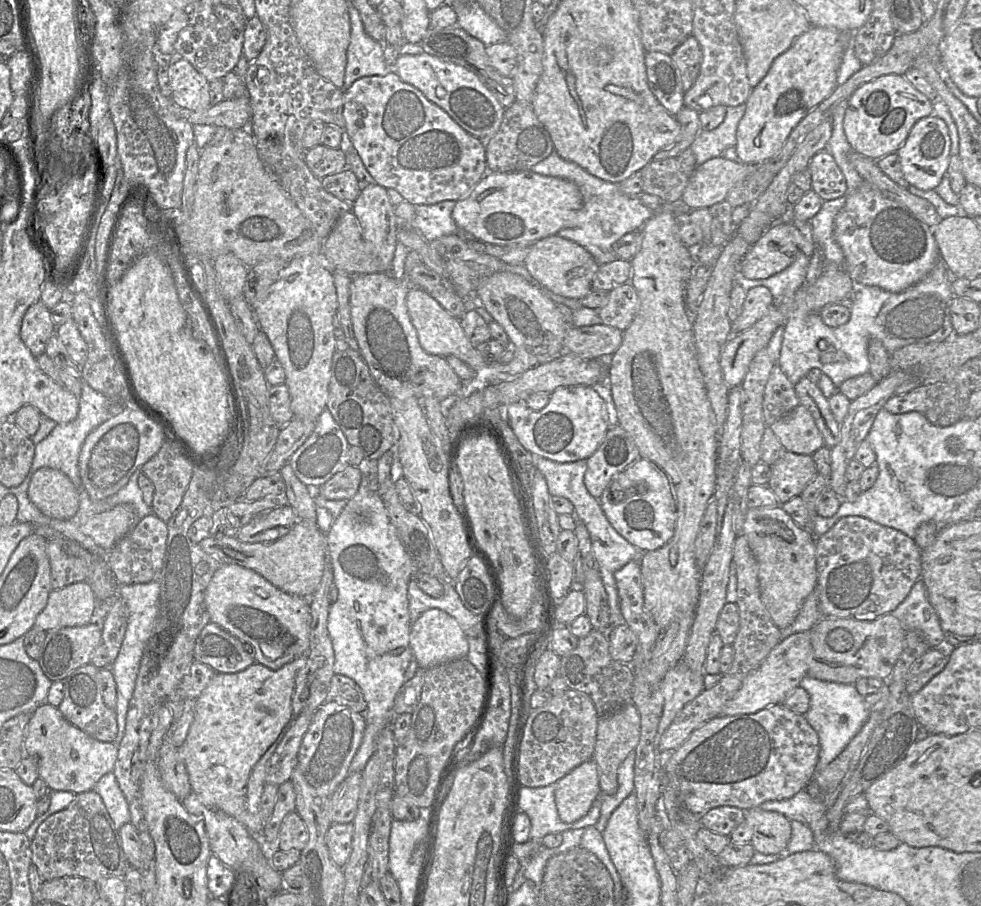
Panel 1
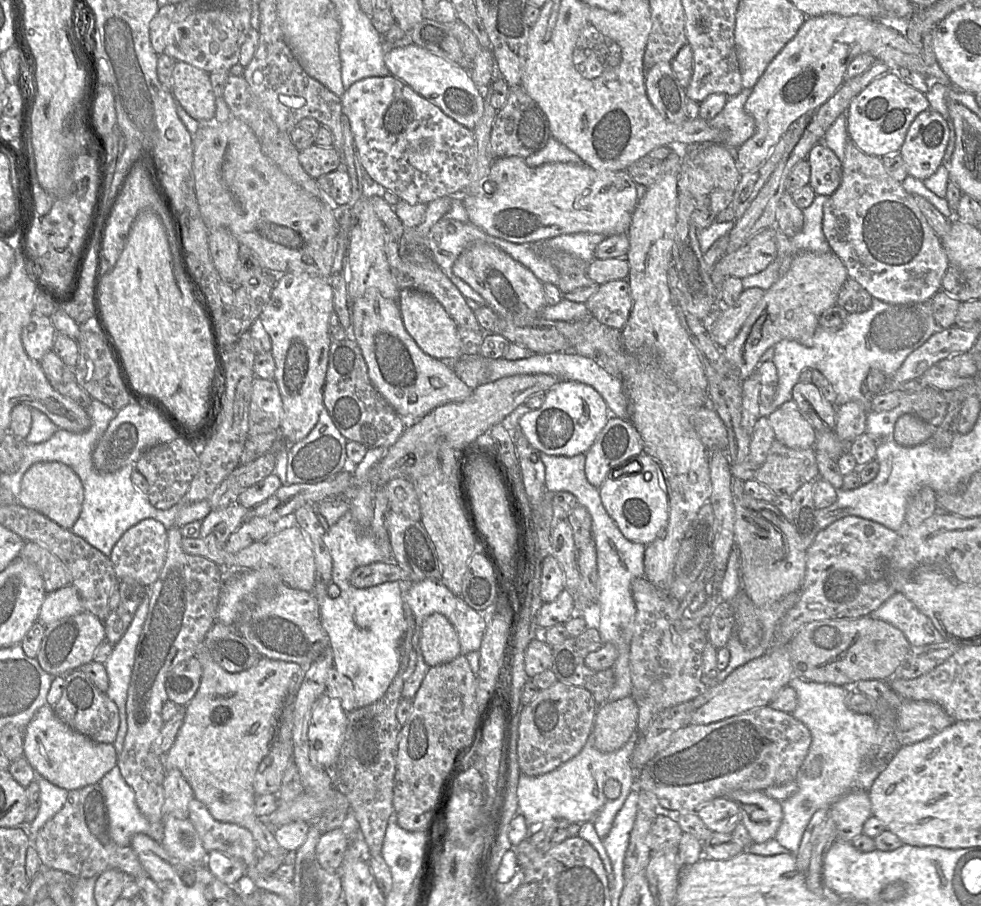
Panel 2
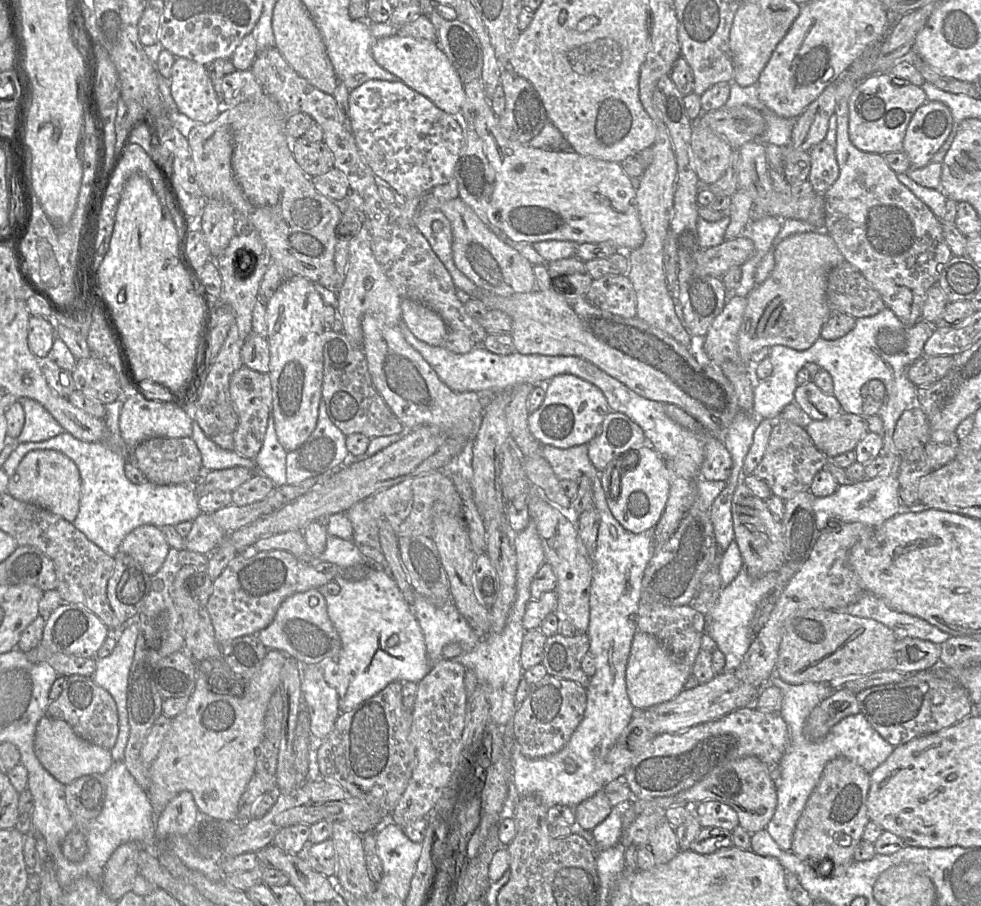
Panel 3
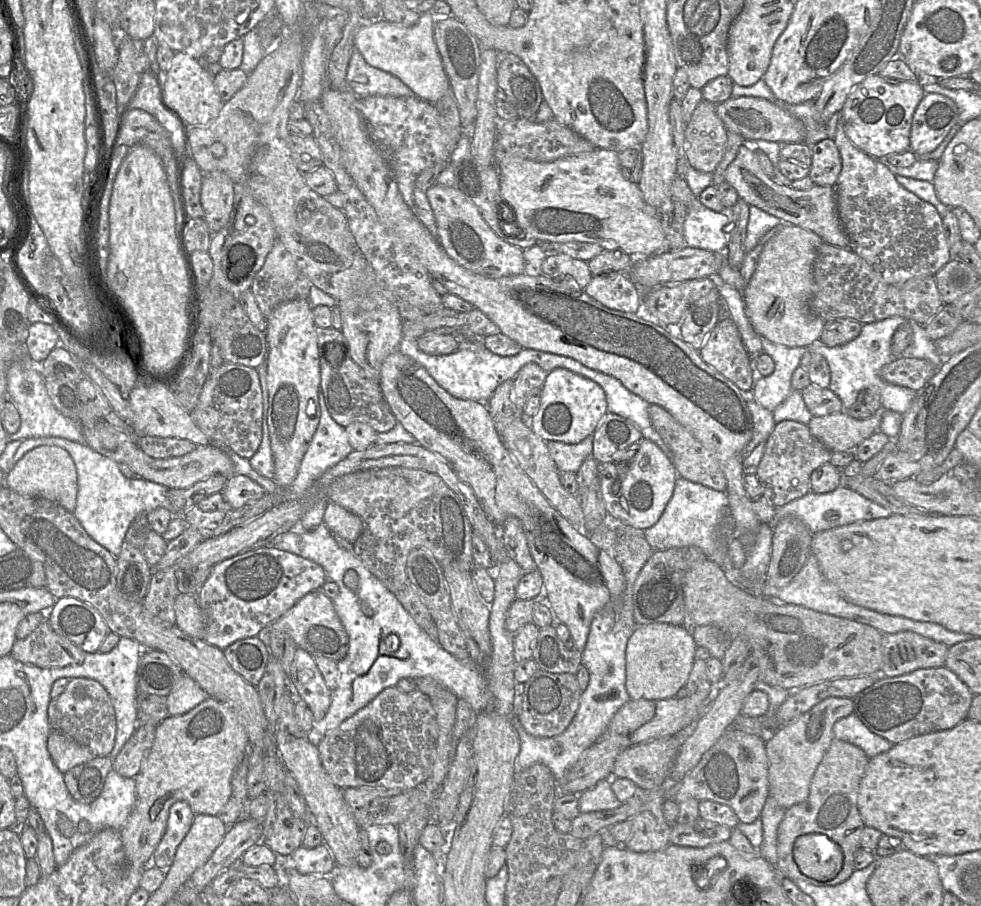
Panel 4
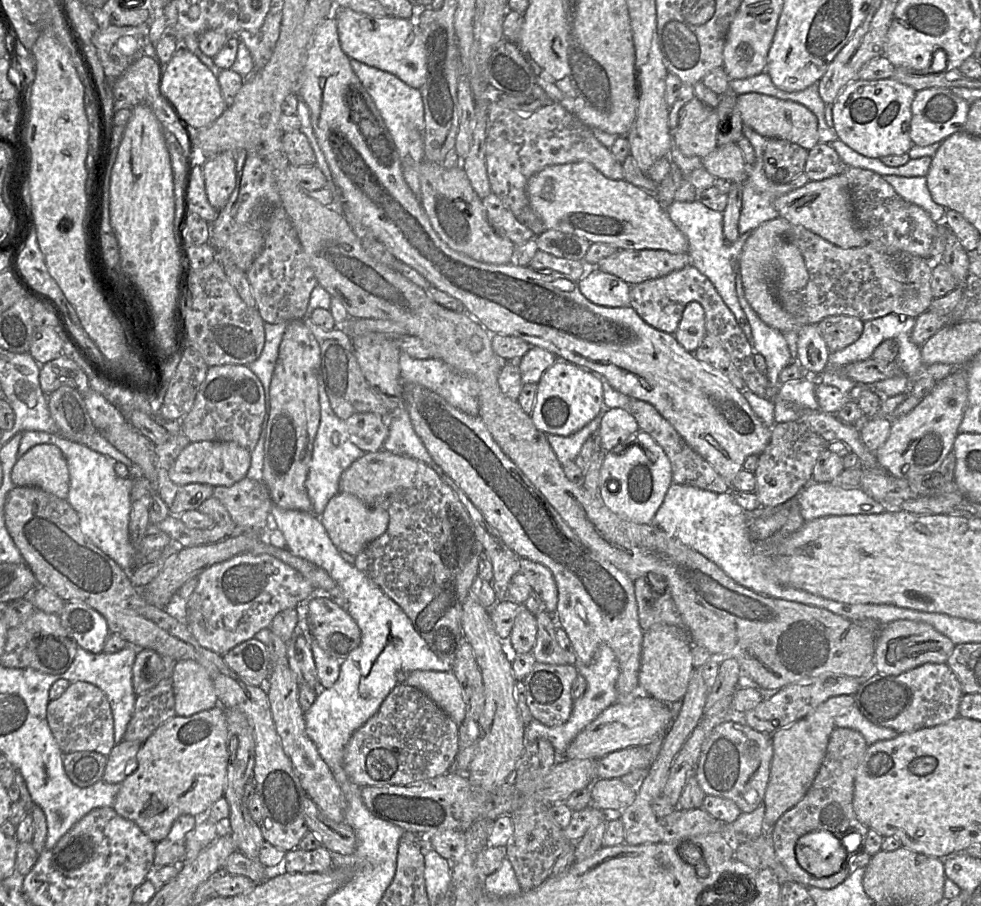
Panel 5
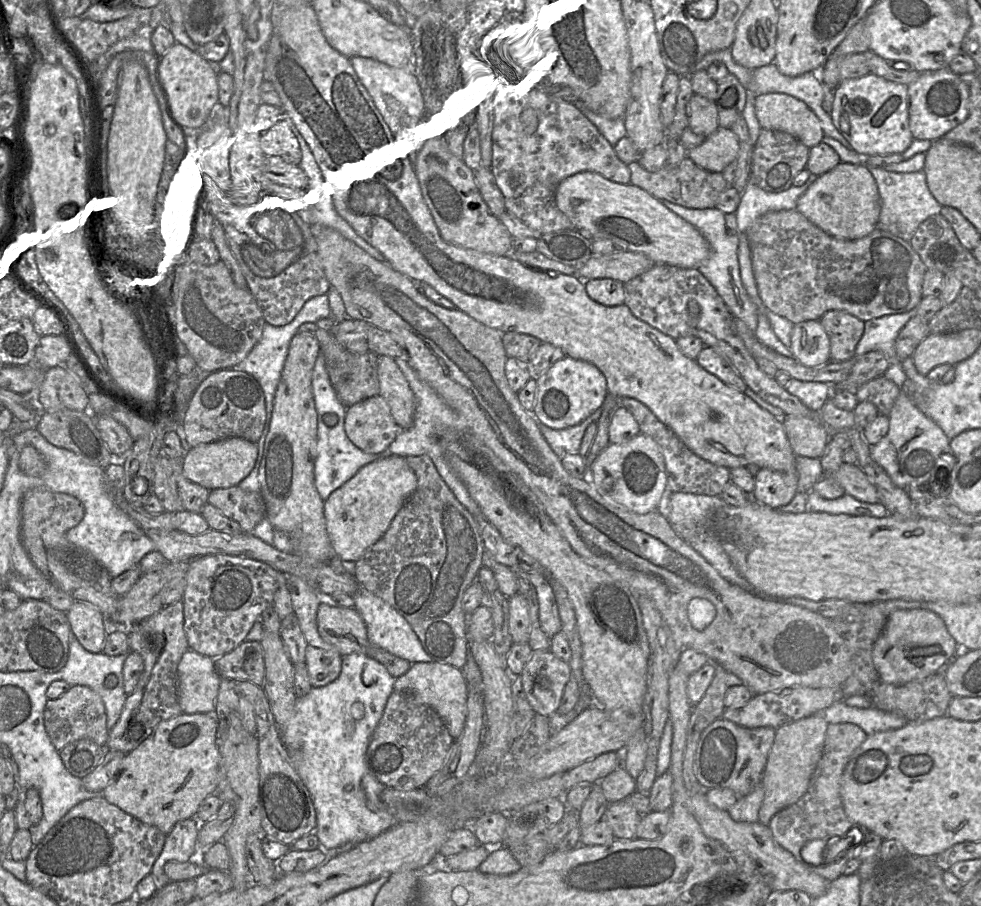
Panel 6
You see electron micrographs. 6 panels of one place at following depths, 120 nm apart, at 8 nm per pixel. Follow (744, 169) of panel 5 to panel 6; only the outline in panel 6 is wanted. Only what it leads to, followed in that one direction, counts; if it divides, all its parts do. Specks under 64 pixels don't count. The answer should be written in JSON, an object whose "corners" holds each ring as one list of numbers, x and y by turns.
{"corners":[[719,127,714,133,705,138,698,146,687,151,687,157,701,168,711,172,722,172,731,162,736,161,740,148,740,141,730,128]]}

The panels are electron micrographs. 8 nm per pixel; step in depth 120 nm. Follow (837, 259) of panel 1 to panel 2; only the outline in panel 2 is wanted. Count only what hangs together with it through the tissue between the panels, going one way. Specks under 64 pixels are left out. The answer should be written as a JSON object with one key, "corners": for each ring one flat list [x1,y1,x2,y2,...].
{"corners":[[816,194,815,199,805,209,801,209,804,215,802,230,789,238,790,255,784,257,779,269,780,278,788,271,792,258,802,251,817,253,831,252,832,249,823,232,824,204,828,196]]}

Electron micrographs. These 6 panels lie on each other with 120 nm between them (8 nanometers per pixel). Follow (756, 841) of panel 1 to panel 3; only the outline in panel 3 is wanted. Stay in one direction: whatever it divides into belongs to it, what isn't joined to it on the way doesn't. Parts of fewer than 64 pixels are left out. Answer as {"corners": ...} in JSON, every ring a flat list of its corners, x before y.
{"corners":[[754,756,724,763,692,787,668,797,651,800,633,799,631,805,636,815,665,812,677,805,692,807,704,800,715,800,729,805,738,815,739,825,749,834,766,829,777,806,777,793,770,775,770,767]]}

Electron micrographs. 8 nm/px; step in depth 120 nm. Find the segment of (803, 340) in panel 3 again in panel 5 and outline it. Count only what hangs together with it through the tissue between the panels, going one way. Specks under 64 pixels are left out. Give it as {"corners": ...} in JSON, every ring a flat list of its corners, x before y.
{"corners":[[781,216,763,222,749,235,740,254,740,273,748,303,765,324,782,333,798,331,804,325,798,324,777,301,774,294,775,284,779,283,785,290,801,290,809,281,809,273,800,250,785,238,791,226]]}

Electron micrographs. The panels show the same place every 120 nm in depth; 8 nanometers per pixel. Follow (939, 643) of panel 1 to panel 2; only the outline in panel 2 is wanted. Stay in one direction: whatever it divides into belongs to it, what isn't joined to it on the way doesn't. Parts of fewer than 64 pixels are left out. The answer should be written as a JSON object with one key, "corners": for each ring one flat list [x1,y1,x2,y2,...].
{"corners":[[895,593,869,616,898,628,911,647,924,647,945,641,932,621,902,593]]}

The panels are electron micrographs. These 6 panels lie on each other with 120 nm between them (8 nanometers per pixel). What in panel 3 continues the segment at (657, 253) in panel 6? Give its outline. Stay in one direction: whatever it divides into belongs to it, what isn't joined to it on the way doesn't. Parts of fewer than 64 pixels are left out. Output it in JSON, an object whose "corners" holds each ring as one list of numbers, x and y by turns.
{"corners":[[481,78,464,85,466,99,460,120,472,128,483,142,487,159,494,170,495,182,490,199,489,220,514,242,536,243,545,240,568,240,578,244,611,242,621,251,640,247,645,234,636,207,636,191,621,164,585,156,572,149,534,148,506,138,499,126,499,116,485,98]]}

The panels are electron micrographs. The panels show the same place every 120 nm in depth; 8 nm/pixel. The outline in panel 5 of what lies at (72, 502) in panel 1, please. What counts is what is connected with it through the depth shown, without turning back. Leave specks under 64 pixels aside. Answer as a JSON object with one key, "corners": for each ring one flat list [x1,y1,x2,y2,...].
{"corners":[[52,444,30,448,14,465,11,474,15,486,38,487,67,500,69,470,63,452]]}

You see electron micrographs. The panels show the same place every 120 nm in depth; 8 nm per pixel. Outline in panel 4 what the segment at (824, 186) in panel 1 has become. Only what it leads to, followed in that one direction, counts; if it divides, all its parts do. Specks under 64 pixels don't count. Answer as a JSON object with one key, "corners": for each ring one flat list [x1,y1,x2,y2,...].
{"corners":[[824,139,811,146,810,179,819,186,834,187,842,170,840,152,832,139]]}

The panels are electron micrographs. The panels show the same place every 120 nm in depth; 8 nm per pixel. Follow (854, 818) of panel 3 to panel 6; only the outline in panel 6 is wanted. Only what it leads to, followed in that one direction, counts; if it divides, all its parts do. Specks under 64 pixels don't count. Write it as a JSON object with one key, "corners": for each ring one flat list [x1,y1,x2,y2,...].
{"corners":[[852,723,829,724,826,730,823,754,810,780,807,792,796,803,775,814,769,823,775,841,800,863,805,863,800,852,807,842,825,839,828,840,829,846,833,840,843,840,844,848,835,860,831,859,831,854,829,854,829,857,825,858,824,865,811,867,811,871,829,882,843,875,846,863,856,856,857,850,864,843,868,833,868,830,848,818,841,797,843,772,854,752,867,739,867,736,863,729]]}

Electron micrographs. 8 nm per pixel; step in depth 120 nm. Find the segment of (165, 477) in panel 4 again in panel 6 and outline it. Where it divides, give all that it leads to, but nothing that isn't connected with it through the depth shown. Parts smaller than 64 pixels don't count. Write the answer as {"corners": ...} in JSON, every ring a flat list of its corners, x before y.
{"corners":[[230,437,191,447,183,458,182,474,189,481,210,490,237,486,252,471,257,459,257,443]]}

